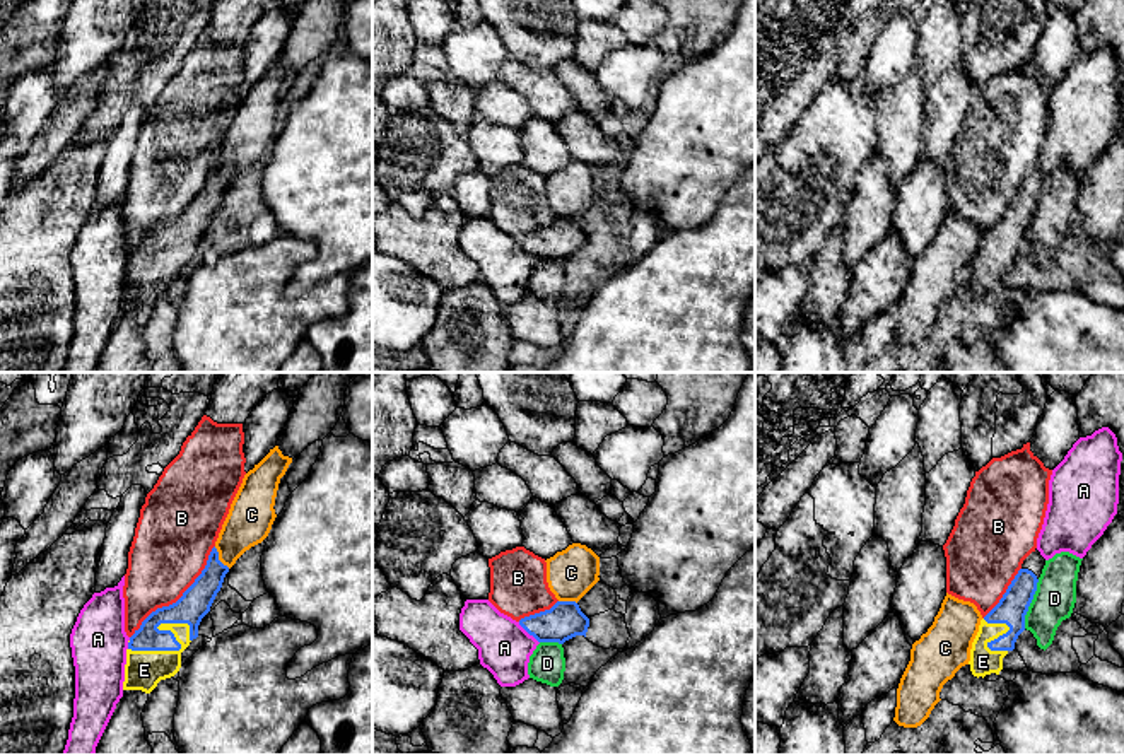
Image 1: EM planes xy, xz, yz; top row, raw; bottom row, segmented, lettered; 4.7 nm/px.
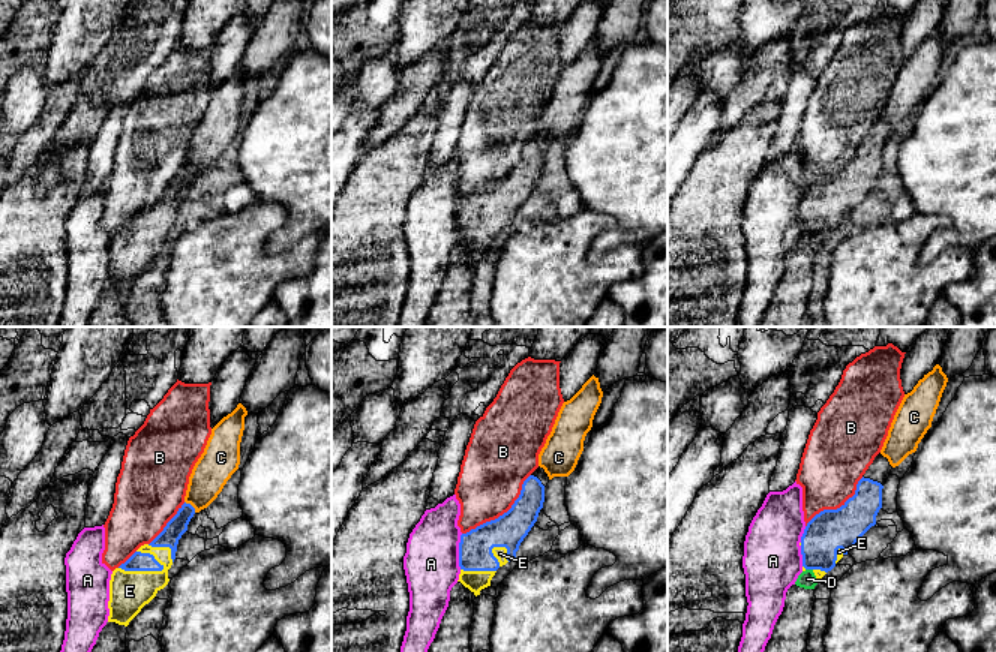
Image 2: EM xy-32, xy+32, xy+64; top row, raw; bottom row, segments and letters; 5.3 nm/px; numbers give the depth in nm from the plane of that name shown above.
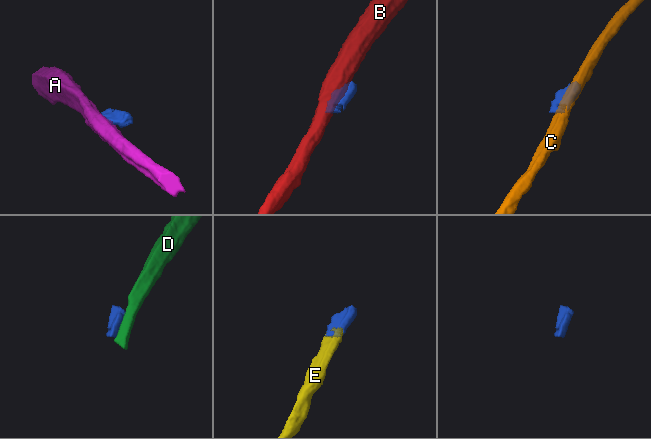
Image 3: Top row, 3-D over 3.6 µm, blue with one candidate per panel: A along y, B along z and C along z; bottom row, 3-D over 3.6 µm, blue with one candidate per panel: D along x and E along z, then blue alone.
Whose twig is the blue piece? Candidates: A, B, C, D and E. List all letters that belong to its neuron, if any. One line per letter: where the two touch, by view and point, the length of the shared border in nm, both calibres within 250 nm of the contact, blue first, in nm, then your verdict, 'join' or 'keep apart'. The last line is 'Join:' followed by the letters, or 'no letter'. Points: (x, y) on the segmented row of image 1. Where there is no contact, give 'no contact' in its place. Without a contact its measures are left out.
A: xz (528, 632) | 140 nm | 180/260 nm | keep apart
B: xy (180, 598) | 600 nm | 150/360 nm | keep apart
C: xy (217, 559) | 130 nm | 150/220 nm | keep apart
D: yz (1030, 602) | 240 nm | 140/190 nm | keep apart
E: xy (178, 643) | 320 nm | 150/180 nm | join
Join: E

